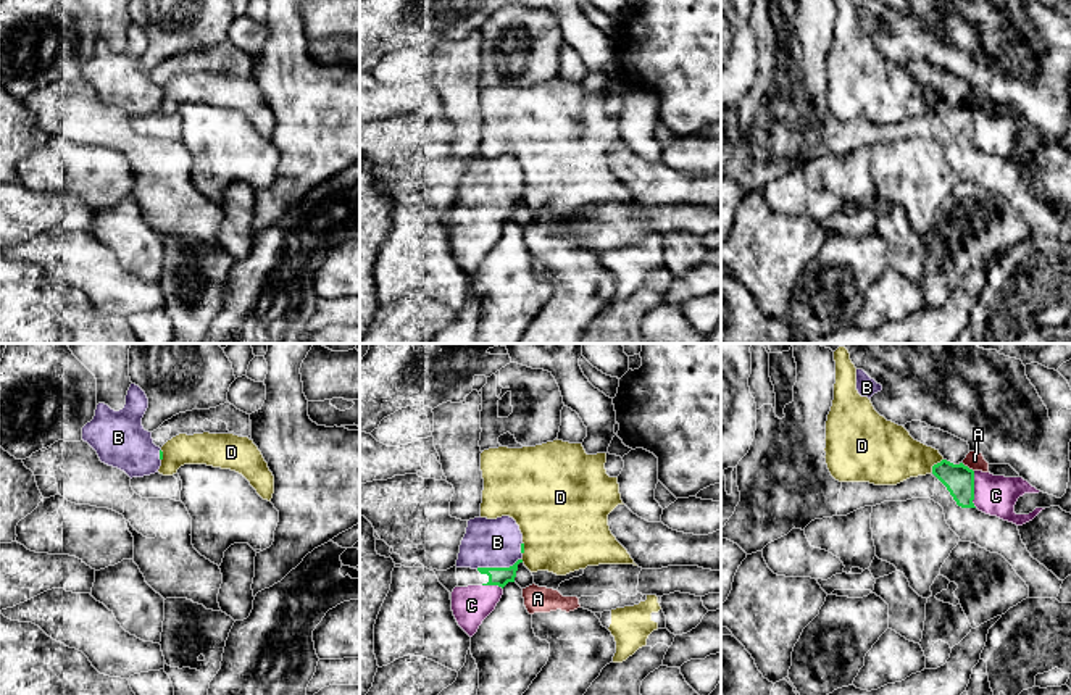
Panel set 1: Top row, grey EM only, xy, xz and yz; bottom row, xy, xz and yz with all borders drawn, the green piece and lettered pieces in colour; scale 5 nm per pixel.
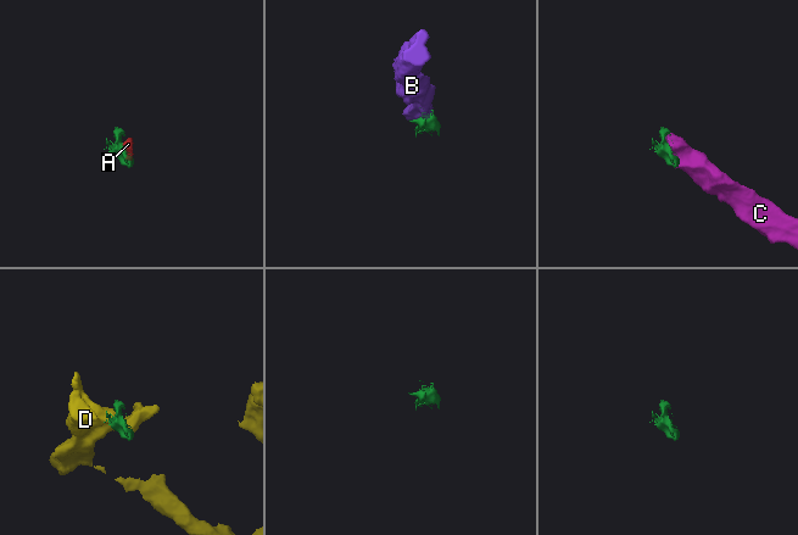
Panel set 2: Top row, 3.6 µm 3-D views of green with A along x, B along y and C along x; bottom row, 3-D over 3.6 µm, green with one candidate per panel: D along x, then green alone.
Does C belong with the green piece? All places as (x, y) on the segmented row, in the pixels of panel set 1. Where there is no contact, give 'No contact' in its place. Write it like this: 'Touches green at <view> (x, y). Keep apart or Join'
Touches green at yz (973, 489). Join

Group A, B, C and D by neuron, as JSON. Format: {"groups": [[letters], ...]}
{"groups": [["A"], ["B", "C"], ["D"]]}

